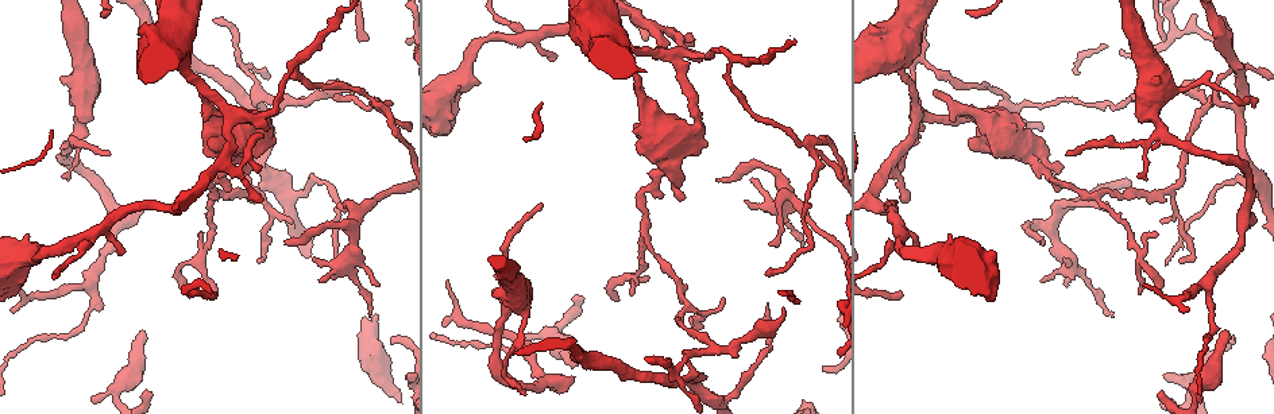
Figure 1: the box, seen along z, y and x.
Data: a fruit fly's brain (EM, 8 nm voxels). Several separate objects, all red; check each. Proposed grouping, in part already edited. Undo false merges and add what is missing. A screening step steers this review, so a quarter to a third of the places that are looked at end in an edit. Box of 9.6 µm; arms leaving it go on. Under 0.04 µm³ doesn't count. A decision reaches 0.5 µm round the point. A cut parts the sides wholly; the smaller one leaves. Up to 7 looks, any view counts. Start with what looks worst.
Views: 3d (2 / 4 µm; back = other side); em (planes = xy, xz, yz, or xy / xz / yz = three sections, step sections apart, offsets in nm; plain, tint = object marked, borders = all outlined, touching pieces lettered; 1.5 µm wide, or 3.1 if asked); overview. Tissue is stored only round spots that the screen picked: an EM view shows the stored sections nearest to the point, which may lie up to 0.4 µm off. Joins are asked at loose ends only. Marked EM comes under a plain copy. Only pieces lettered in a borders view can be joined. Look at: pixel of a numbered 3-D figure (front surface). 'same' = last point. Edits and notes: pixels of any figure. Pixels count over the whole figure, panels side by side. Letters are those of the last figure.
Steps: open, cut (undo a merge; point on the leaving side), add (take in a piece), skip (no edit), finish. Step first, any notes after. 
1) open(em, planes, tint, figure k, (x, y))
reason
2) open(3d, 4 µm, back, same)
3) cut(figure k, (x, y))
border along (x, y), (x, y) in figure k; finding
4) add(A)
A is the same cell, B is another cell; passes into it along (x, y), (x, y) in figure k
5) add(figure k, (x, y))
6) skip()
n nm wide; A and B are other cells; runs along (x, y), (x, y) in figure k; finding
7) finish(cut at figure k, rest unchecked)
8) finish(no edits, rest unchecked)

open(em, xz, step 4, borders, figure 1, (1067, 155))

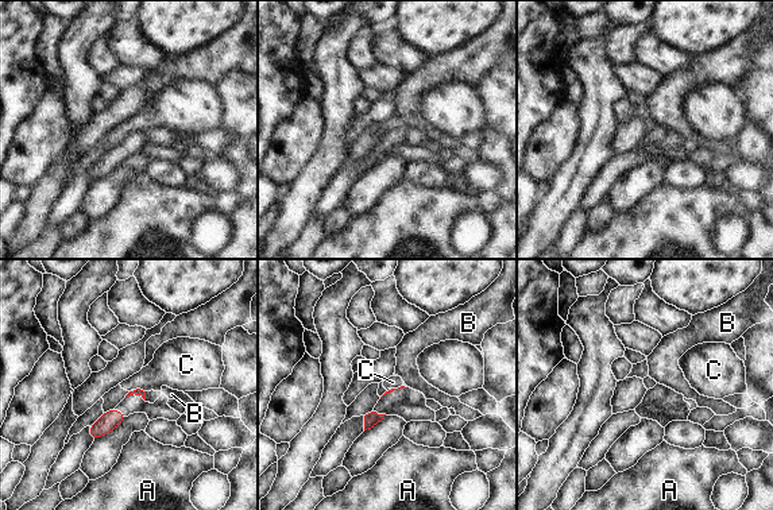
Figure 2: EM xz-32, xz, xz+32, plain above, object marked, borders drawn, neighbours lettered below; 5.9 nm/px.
skip()
A, B and C are other cells; border along (134, 389), (145, 391) in figure 2; none of them fits

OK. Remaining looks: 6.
open(3d, 2 µm, figure 1, (578, 299))
free end

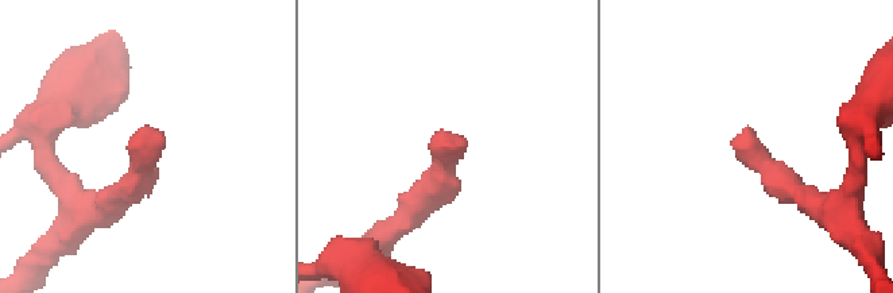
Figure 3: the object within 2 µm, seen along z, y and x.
open(em, xy, step 4, borders, figure 3, (148, 129))

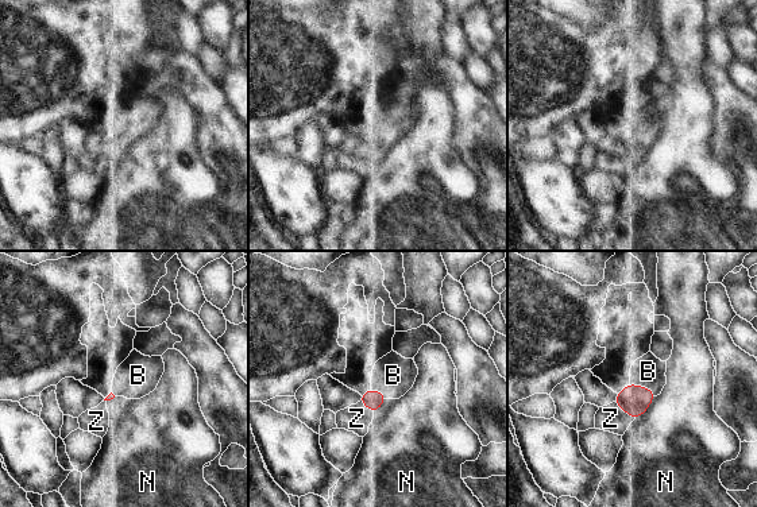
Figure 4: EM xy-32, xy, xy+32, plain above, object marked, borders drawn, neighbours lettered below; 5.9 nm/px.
open(em, yz, step 4, borders, same)

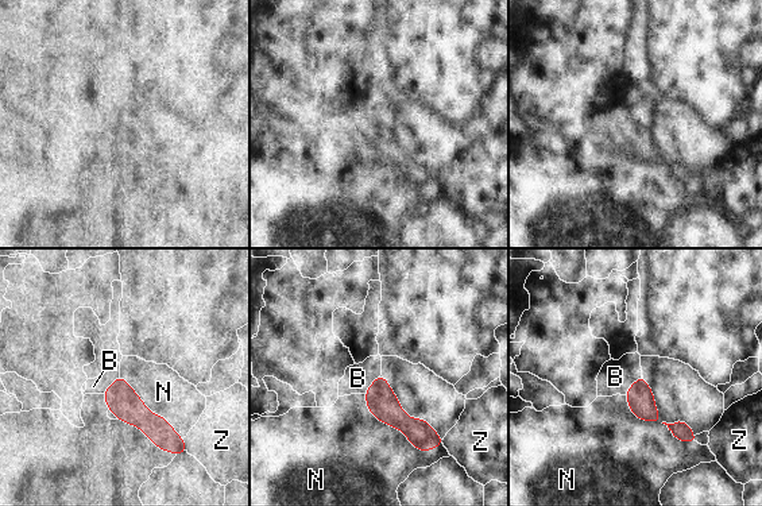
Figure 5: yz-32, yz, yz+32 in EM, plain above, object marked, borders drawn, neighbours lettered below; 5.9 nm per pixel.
add(B)
160 nm wide; B is the same cell, N and Z are other cells; passes into it along (120, 398), (111, 383), (93, 386) in figure 5; it goes on there

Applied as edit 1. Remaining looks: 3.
open(overview)
see it whole again

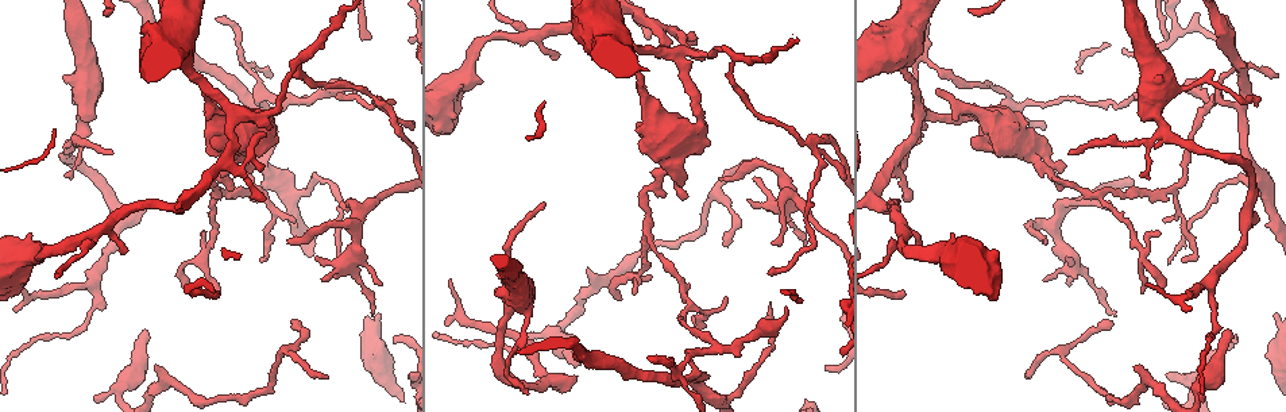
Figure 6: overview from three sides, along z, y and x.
open(em, xy, step 8, borders, figure 6, (146, 332))
free end

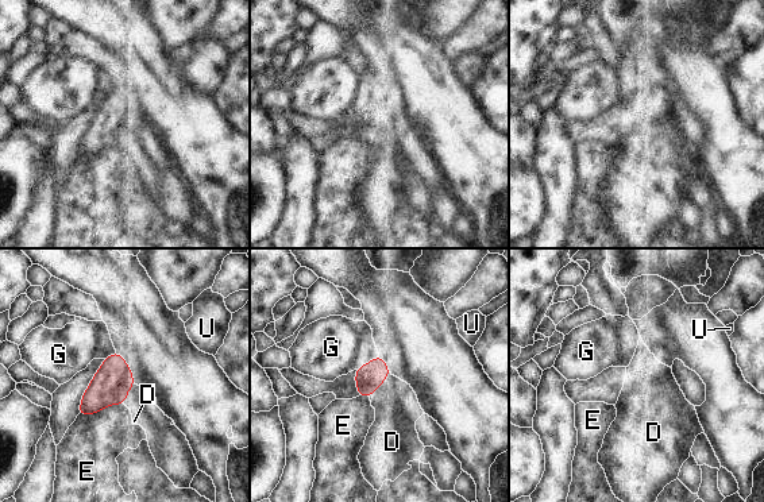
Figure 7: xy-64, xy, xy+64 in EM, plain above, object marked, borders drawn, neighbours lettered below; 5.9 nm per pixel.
skip()
D, E, G and U are other cells; border along (378, 354), (355, 369) in figure 7; none of them fits

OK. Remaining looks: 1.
finish(add at figure 5, rest unchecked)

